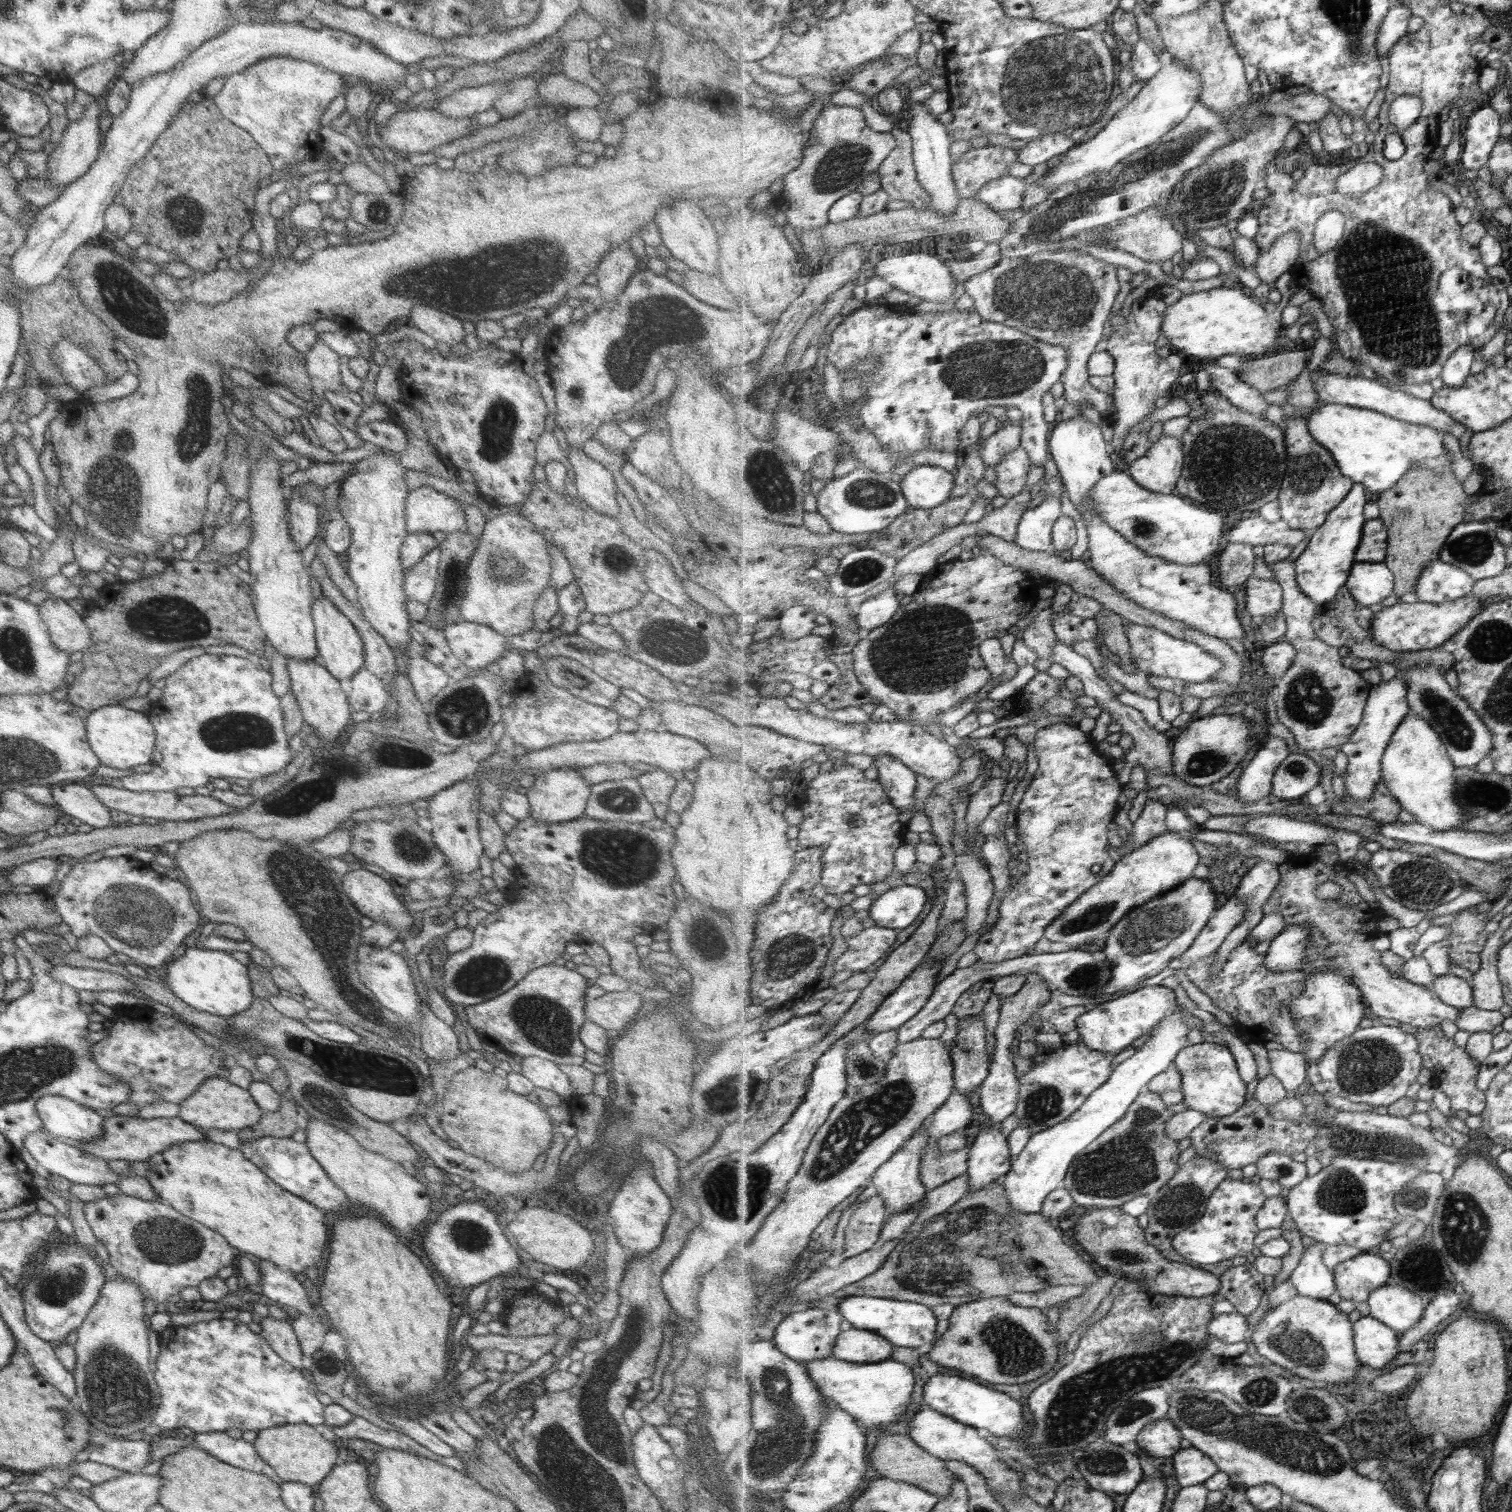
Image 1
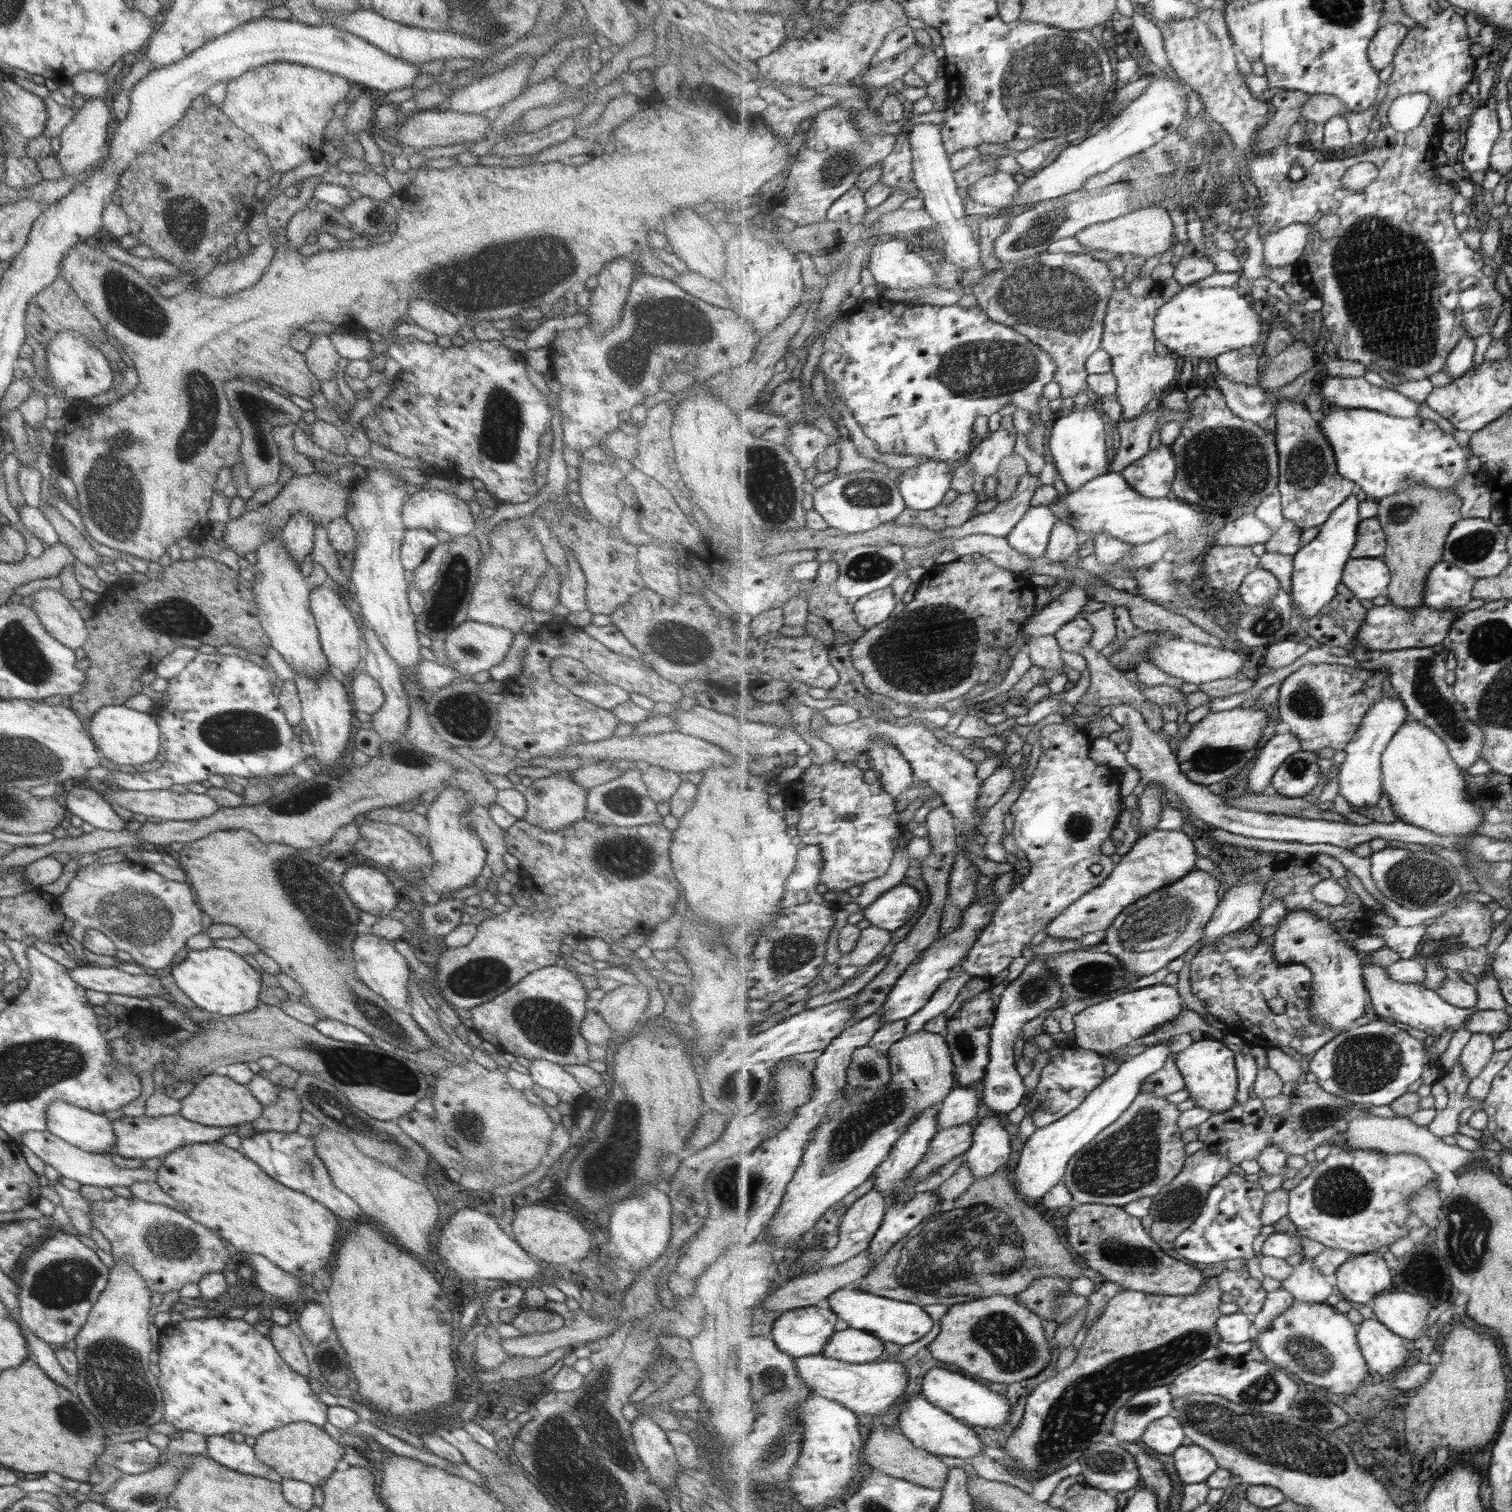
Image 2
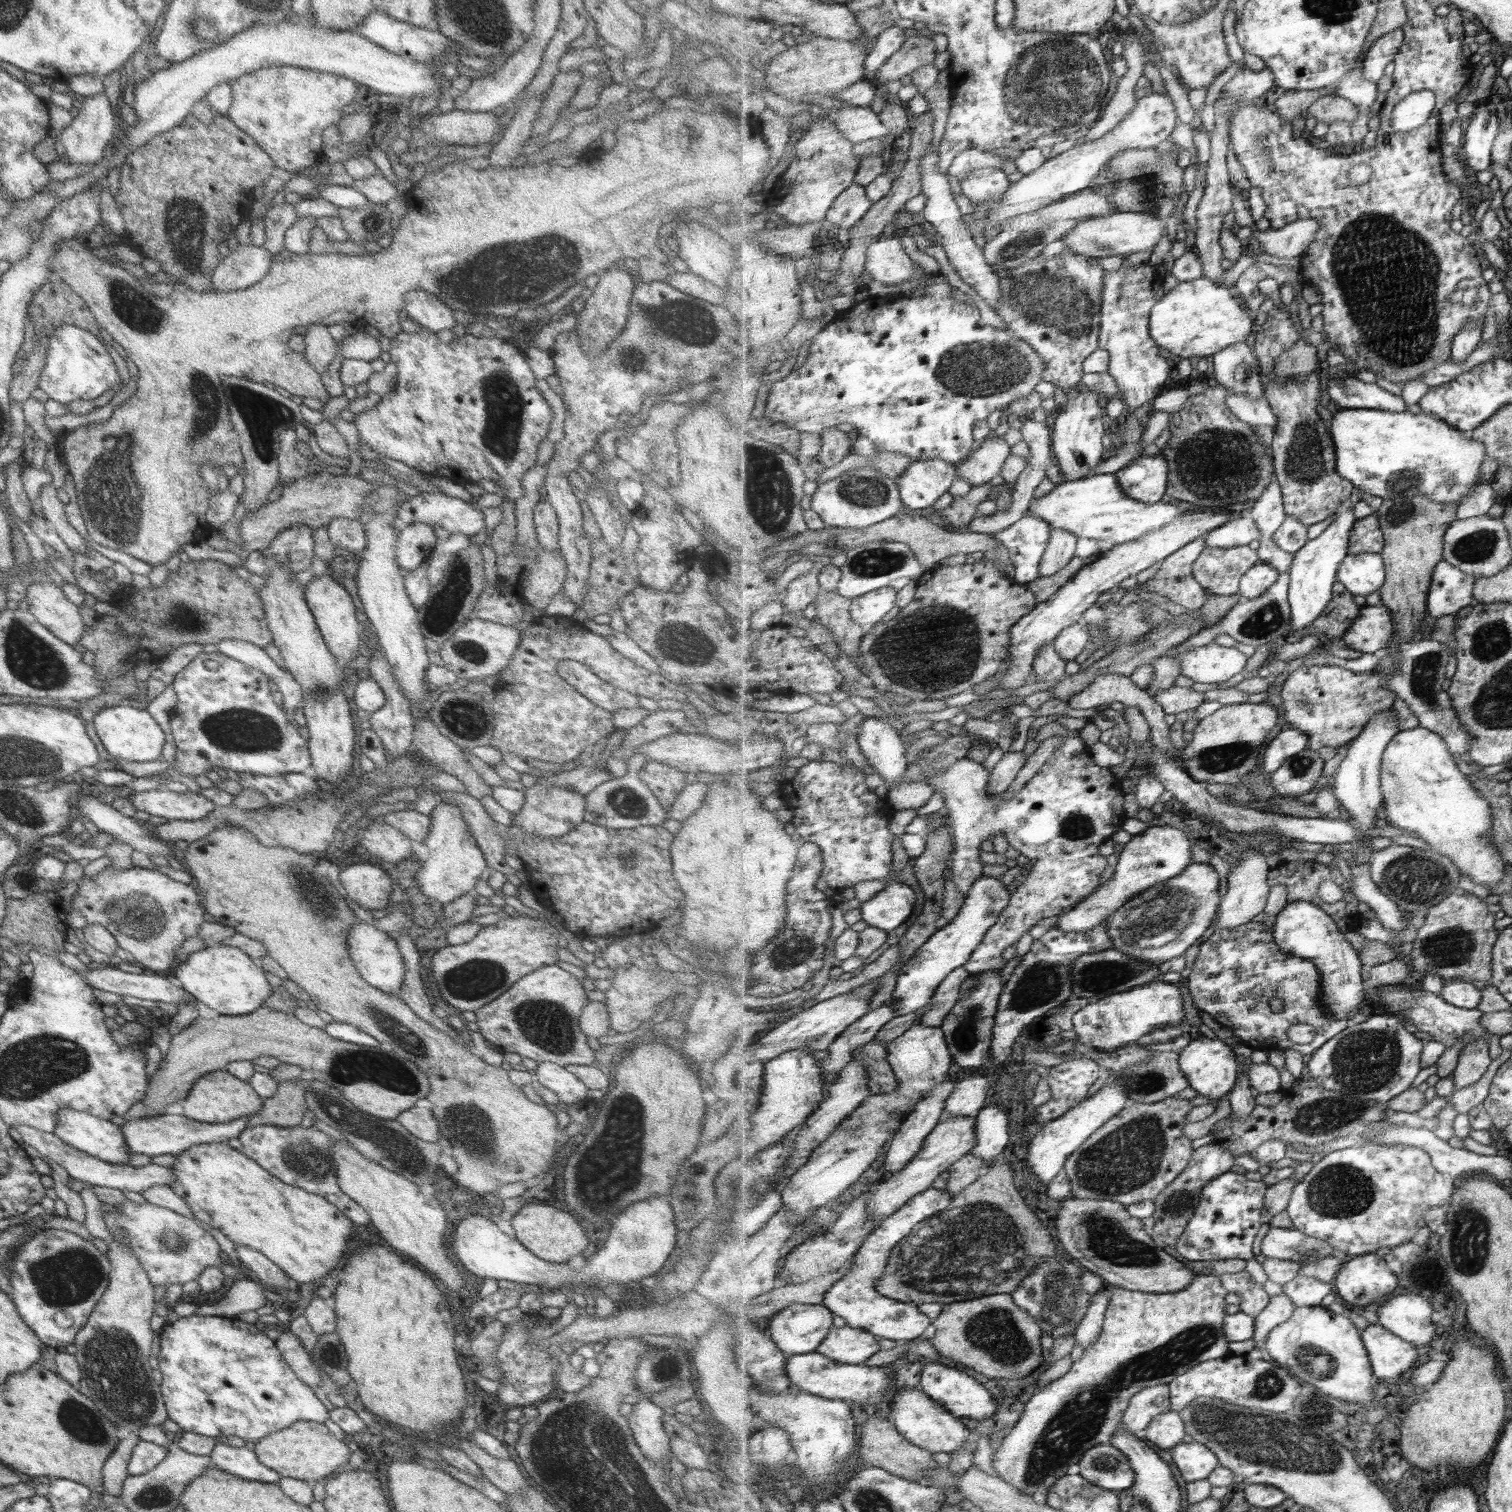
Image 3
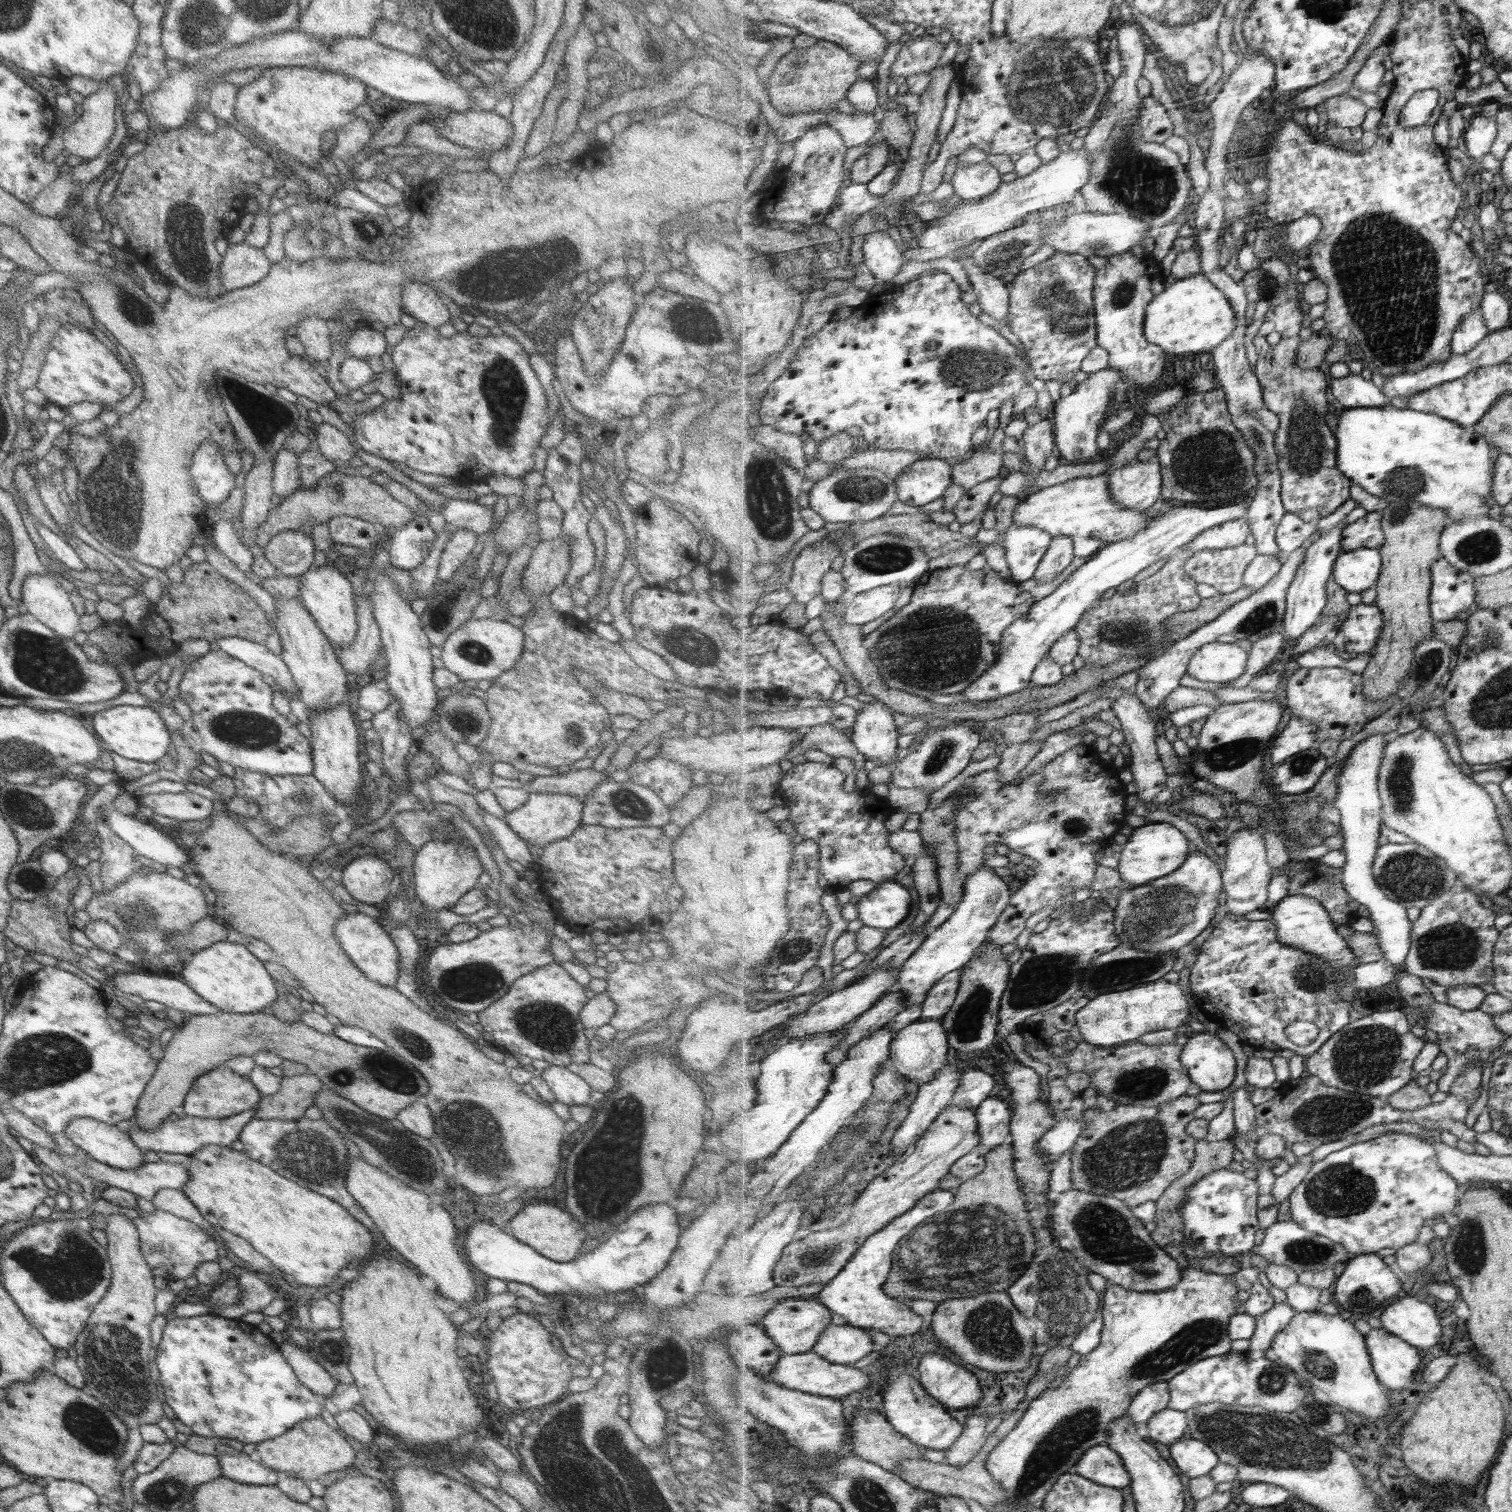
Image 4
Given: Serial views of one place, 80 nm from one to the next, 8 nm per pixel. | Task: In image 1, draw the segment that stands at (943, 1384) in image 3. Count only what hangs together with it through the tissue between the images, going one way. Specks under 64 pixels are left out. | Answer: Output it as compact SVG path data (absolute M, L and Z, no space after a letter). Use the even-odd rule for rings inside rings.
M937 1373L925 1383L923 1402L944 1415L962 1421L963 1424L975 1428L985 1428L998 1437L1022 1436L1021 1432L1027 1430L1027 1425L1031 1425L1027 1424L1023 1418L1023 1415L1027 1415L1027 1413L1024 1412L1021 1400L1015 1400L1015 1397L987 1388L979 1382L973 1382L973 1380L967 1380L961 1376L951 1376L947 1373Z

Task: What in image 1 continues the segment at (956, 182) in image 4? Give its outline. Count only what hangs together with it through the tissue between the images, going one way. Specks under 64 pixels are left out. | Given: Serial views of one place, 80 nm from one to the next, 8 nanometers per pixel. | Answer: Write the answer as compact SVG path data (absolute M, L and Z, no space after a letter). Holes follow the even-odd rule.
M1012 175L1003 176L1002 179L987 184L979 192L976 200L987 204L995 211L1021 209L1027 187L1021 178Z

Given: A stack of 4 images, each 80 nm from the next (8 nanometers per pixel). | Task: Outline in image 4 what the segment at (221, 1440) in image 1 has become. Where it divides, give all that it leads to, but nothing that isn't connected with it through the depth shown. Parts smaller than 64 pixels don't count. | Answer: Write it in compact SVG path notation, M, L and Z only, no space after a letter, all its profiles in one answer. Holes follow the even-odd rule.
M242 1451L237 1455L221 1455L217 1453L218 1465L222 1476L249 1486L273 1486L278 1473L263 1466L254 1455Z

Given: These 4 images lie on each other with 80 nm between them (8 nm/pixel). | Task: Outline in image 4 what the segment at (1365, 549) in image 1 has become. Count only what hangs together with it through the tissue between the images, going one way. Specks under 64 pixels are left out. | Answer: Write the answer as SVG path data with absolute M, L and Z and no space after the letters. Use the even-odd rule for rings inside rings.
M1384 511L1367 512L1364 517L1343 529L1342 549L1354 551L1358 548L1380 549L1386 543L1386 532L1382 527Z

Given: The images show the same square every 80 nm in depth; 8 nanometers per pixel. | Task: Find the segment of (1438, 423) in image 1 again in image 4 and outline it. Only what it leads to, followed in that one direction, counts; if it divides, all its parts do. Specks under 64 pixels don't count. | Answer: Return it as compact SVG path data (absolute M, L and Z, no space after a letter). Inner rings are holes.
M1356 369L1347 378L1331 381L1331 392L1345 408L1384 407L1391 405L1382 388L1375 386L1371 379L1363 378Z

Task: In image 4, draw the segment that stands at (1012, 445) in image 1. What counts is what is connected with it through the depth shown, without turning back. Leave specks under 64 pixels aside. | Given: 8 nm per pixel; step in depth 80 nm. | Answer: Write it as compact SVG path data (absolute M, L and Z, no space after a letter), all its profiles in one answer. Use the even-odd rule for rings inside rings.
M987 444L975 448L973 453L966 457L963 461L952 466L952 477L954 484L960 484L965 490L971 490L975 485L994 479L1000 476L1001 468L1004 466L1004 454L1002 449L996 451L986 451Z

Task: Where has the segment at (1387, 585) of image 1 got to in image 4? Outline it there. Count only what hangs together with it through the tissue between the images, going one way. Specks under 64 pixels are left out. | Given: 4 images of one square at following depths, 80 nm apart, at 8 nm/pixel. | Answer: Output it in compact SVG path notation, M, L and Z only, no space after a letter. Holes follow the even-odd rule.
M1358 548L1344 551L1335 561L1332 579L1348 592L1363 592L1376 584L1382 571L1380 549Z

